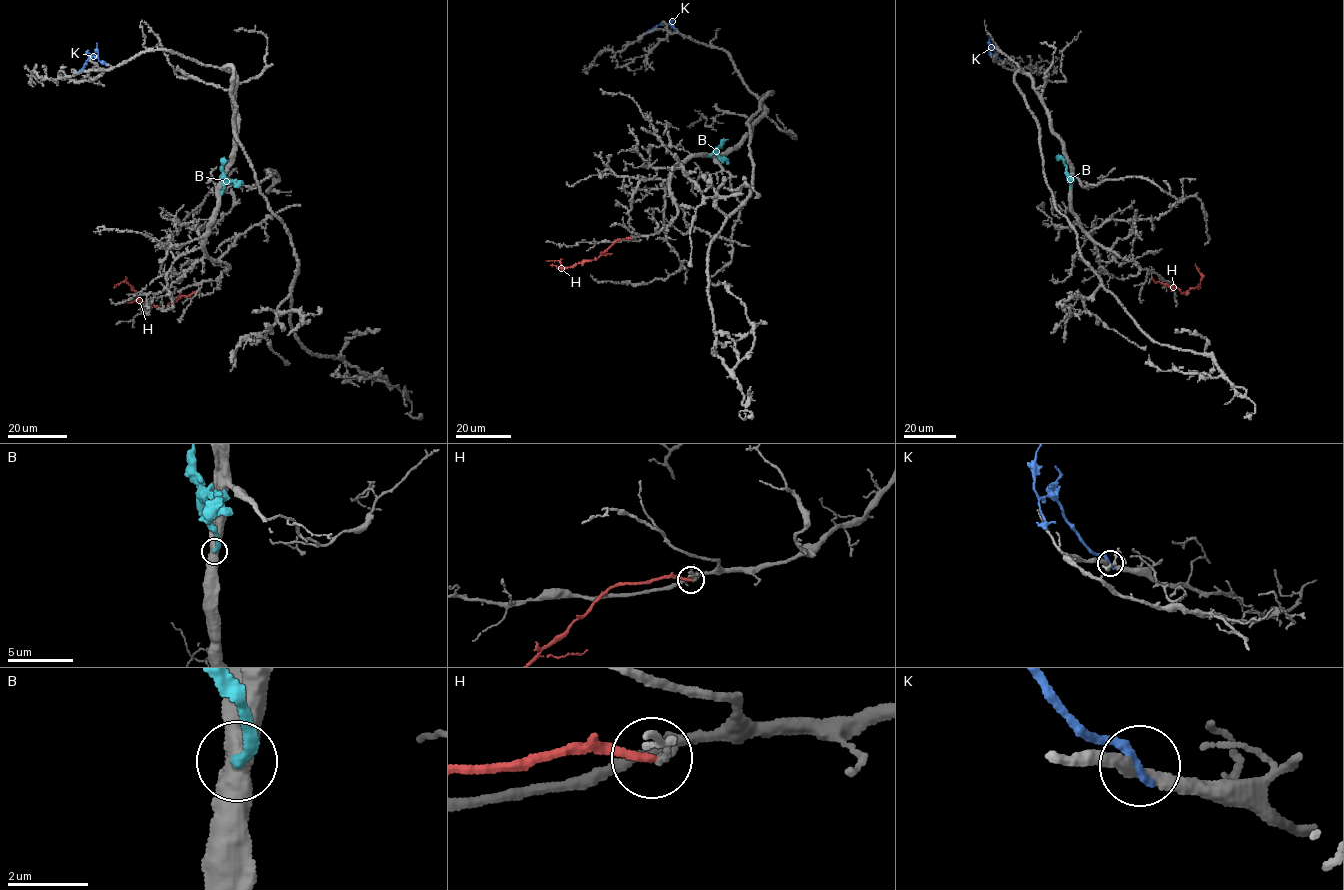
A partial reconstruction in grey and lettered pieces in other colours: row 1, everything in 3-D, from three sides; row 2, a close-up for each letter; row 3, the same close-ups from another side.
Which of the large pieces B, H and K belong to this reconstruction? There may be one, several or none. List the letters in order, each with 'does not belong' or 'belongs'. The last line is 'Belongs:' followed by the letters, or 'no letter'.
B: does not belong
H: does not belong
K: does not belong
Belongs: no letter

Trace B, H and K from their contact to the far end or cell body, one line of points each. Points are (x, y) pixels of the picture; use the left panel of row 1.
B: (220, 195), (223, 187), (221, 166), (227, 160)
H: (198, 290), (181, 295), (164, 307), (140, 301), (125, 281), (113, 288)
K: (80, 72), (89, 58), (98, 55), (97, 44)

